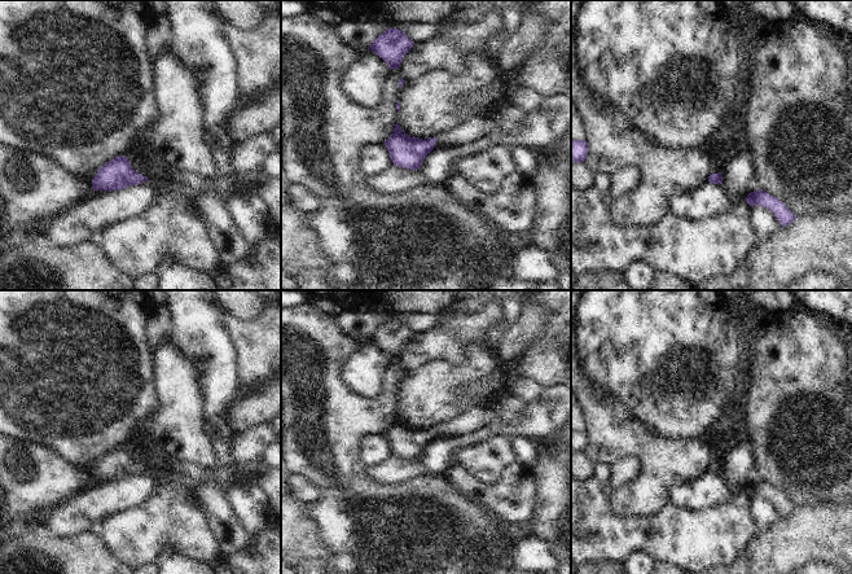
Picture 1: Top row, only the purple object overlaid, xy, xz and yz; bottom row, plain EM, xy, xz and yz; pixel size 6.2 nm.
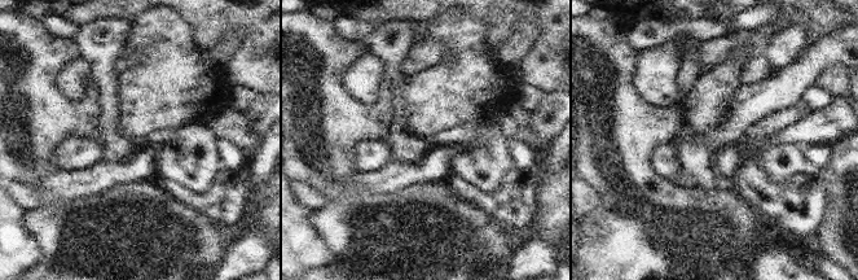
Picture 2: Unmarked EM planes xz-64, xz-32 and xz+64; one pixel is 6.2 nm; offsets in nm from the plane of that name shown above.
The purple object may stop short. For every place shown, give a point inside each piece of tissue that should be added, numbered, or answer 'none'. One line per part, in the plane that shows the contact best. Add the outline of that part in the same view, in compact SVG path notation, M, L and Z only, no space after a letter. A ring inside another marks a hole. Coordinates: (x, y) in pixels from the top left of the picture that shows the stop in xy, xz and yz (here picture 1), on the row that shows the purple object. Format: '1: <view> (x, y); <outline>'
1: xz (469, 131); M489 113L436 135L436 146L456 146L474 143L499 131L500 114Z

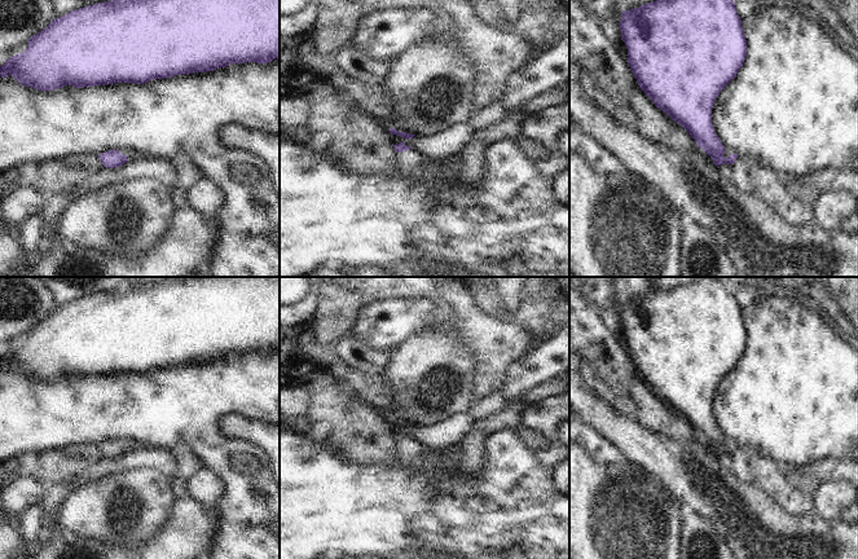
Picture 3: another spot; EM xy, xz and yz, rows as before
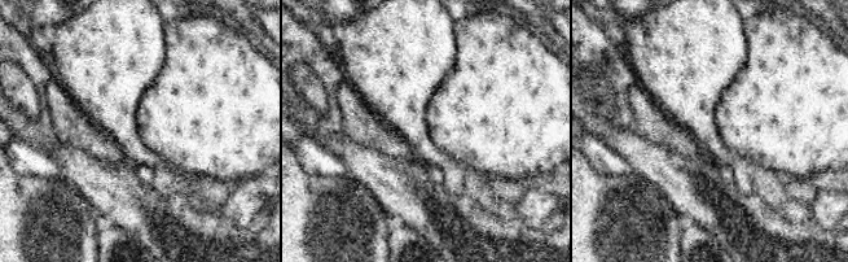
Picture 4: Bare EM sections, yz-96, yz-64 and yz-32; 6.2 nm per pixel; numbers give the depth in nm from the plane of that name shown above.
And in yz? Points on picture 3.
1: yz (748, 176); M738 157L732 164L731 182L744 193L757 194L775 214L792 226L815 223L815 212L810 203L800 203L786 189L780 172Z

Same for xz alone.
1: xz (409, 163); M410 149L404 153L396 153L396 167L399 173L412 180L418 180L426 176L423 162L427 159L421 153Z

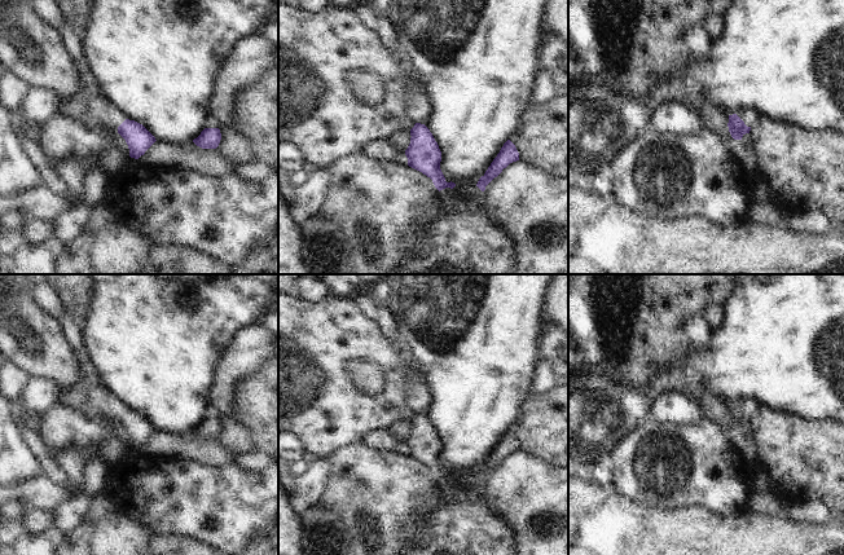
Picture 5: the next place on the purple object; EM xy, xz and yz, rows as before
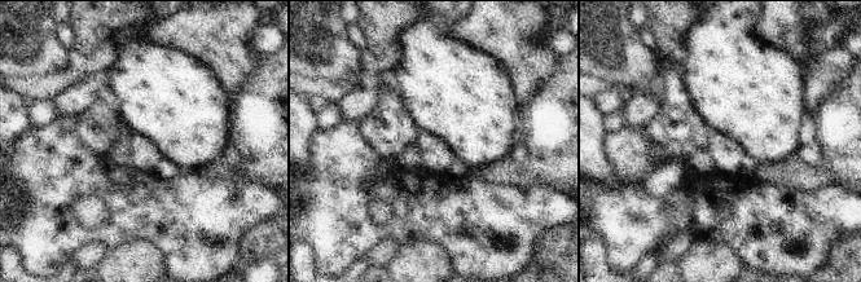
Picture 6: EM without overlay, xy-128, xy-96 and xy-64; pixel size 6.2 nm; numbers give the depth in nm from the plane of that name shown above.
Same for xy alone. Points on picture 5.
none

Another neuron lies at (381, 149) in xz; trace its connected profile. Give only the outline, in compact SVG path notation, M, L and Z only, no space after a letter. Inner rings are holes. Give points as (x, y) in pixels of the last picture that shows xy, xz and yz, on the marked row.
M377 138L368 142L360 154L381 162L396 162L408 166L405 151L395 149L388 138Z

